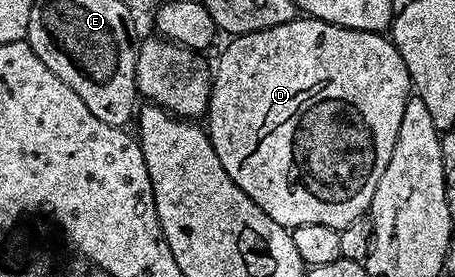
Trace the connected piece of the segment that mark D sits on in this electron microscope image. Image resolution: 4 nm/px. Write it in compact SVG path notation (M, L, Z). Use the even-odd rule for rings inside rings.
M296 17L285 25L273 25L257 33L237 35L228 43L231 44L224 49L219 64L216 67L214 64L213 67L211 98L207 101L205 116L205 130L211 137L211 144L221 165L225 165L225 173L229 173L231 180L264 213L273 217L277 225L288 229L301 225L329 225L340 228L349 225L349 221L368 214L373 193L381 181L381 173L385 173L385 165L389 165L389 157L393 157L393 145L397 145L397 129L401 129L405 105L413 95L409 69L405 69L405 61L401 53L397 53L395 44L386 34L377 31L358 31L310 17Z

